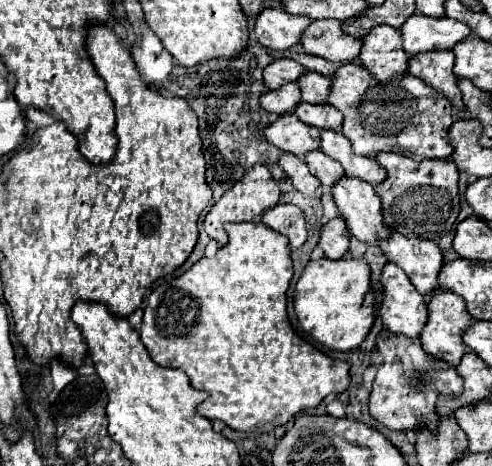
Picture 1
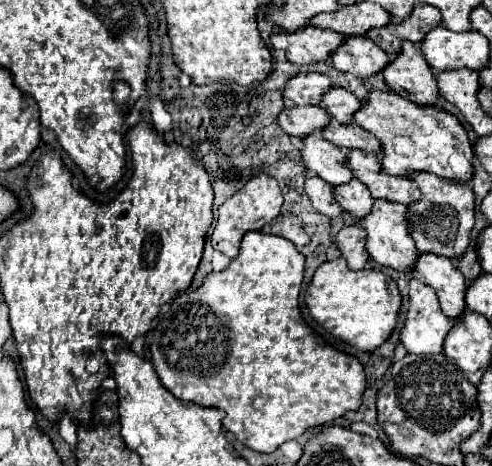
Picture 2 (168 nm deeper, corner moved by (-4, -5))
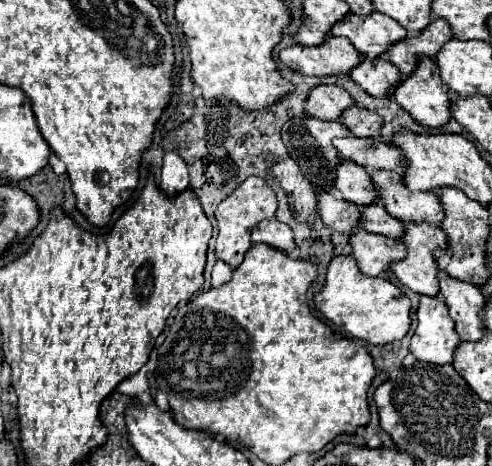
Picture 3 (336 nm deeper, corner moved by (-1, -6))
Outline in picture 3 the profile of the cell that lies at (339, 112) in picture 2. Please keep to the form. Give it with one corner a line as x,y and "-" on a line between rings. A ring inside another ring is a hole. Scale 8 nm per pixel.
352,104
350,108
346,108
346,112
342,112
340,122
354,134
354,136
376,136
380,126
382,126
382,118
366,108
360,108
358,104

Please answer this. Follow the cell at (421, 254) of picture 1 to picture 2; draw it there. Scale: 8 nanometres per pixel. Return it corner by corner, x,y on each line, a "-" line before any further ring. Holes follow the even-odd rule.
423,253
415,263
415,275
437,291
443,313
457,321
465,313
467,281
451,259

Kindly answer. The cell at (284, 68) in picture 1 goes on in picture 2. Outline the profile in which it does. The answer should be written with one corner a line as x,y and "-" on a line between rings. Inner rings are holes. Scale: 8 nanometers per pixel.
299,73
287,81
285,99
295,105
319,105
321,97
333,87
331,79
321,73

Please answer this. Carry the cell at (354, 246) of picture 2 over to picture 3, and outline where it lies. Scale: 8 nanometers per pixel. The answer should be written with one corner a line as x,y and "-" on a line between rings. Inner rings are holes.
356,228
350,236
350,248
360,272
366,276
380,276
388,270
390,262
406,256
406,248
398,240
382,234
370,234
362,228

